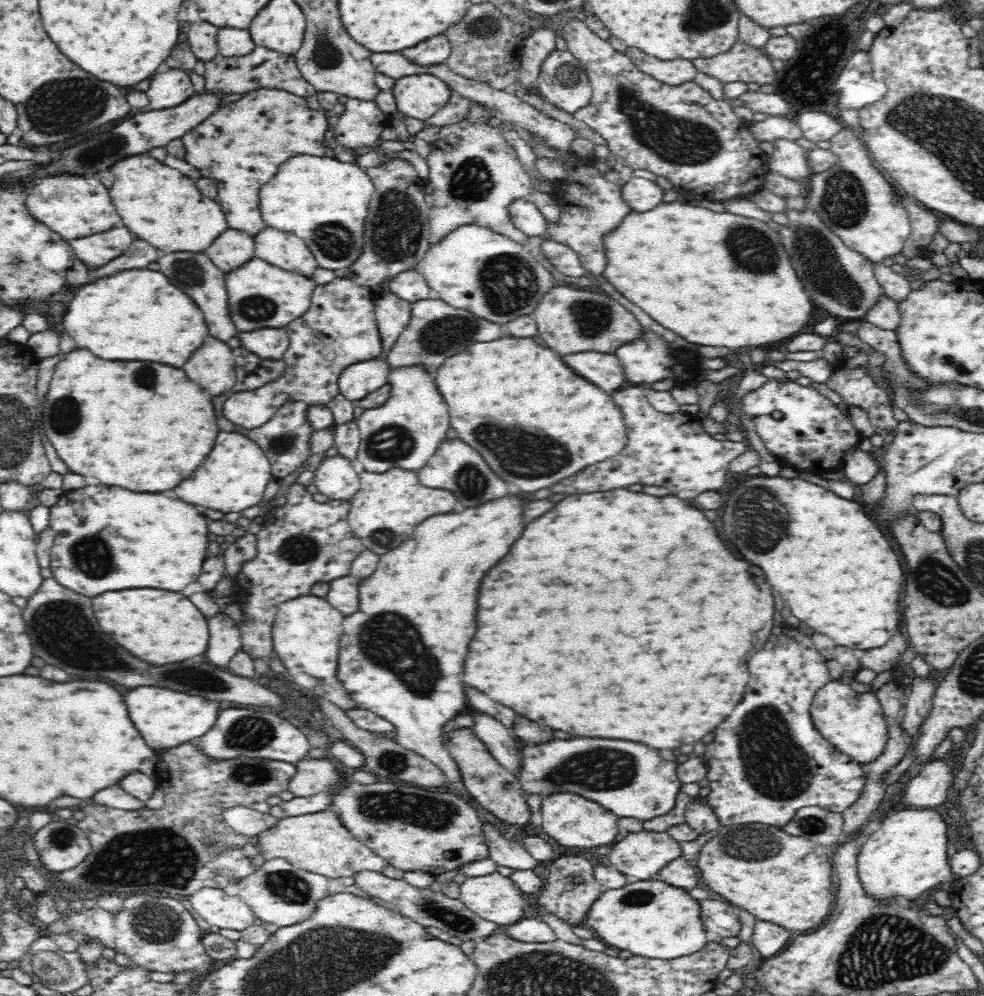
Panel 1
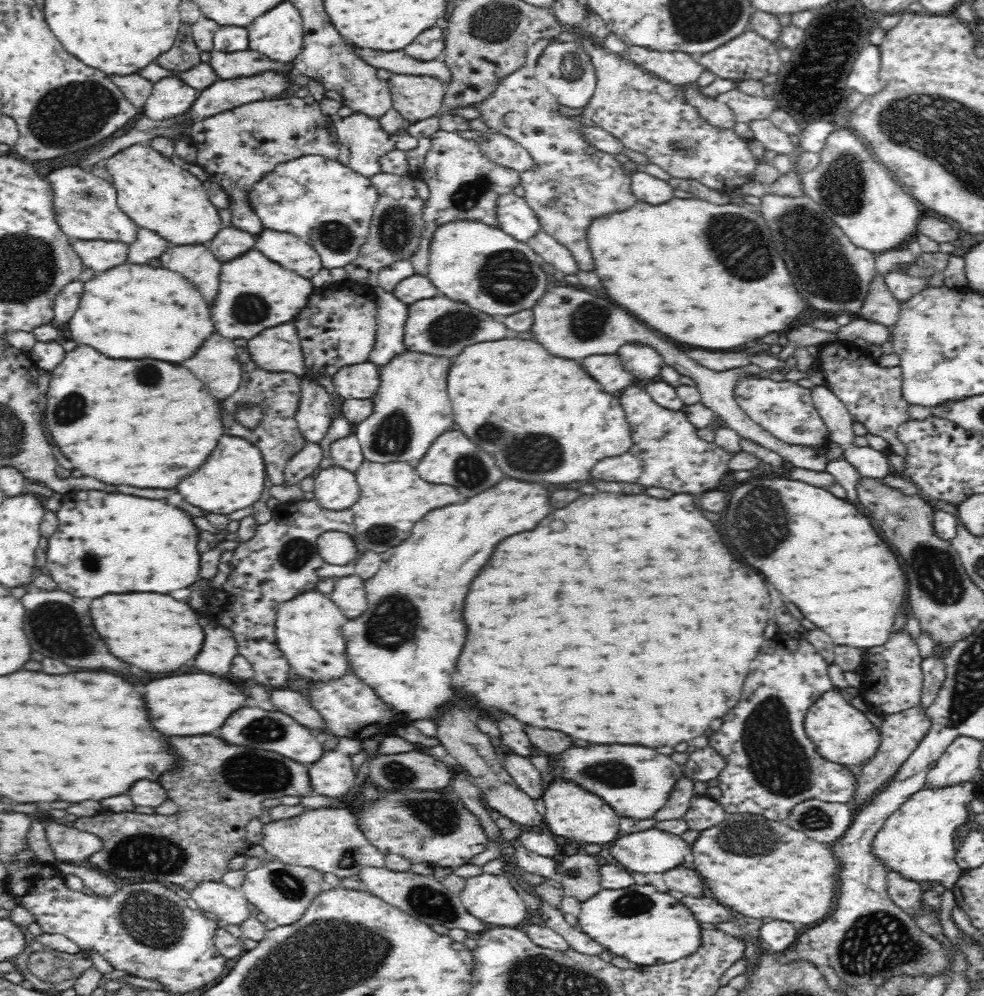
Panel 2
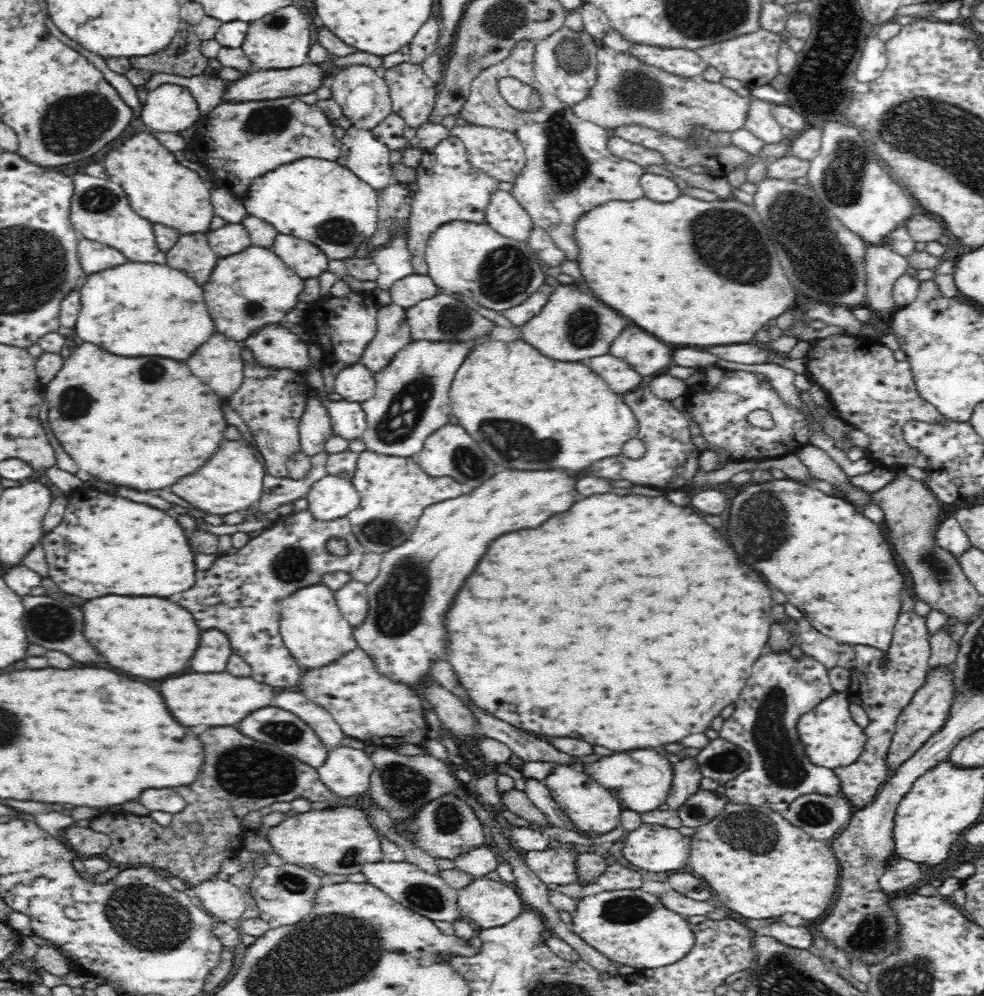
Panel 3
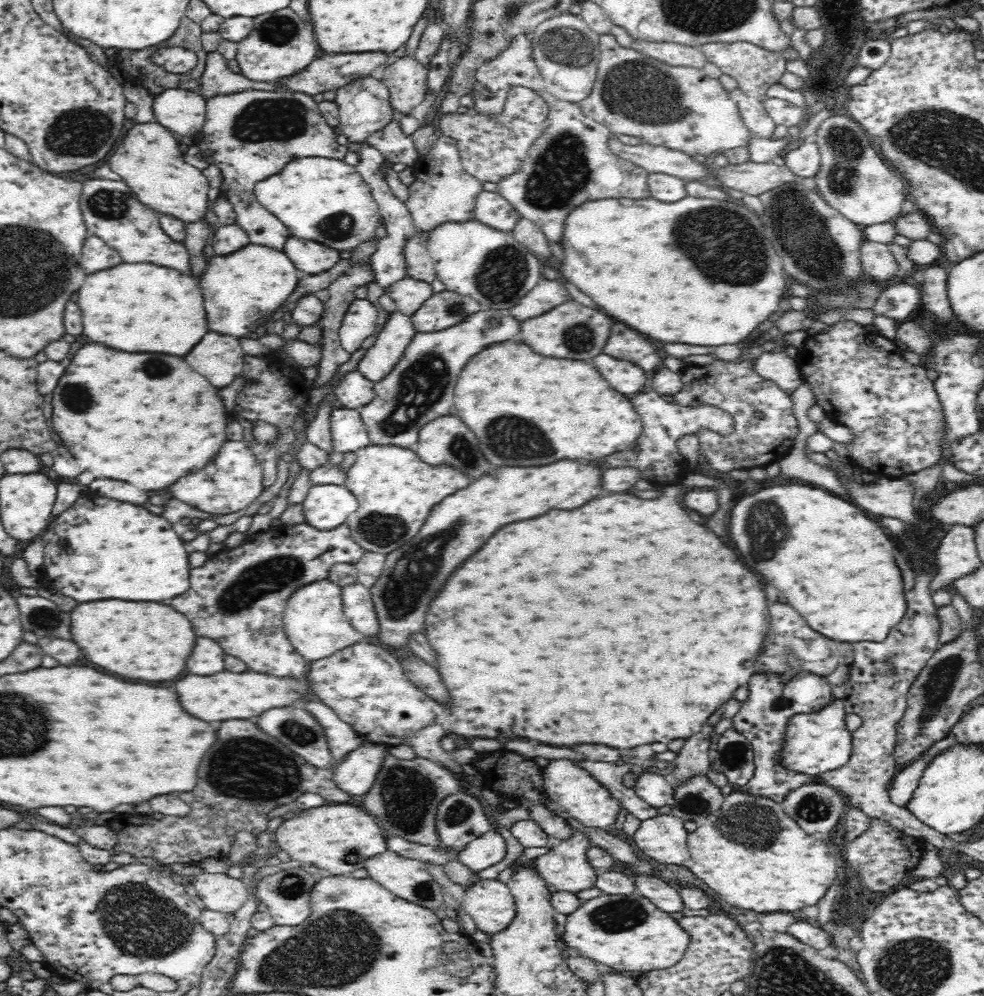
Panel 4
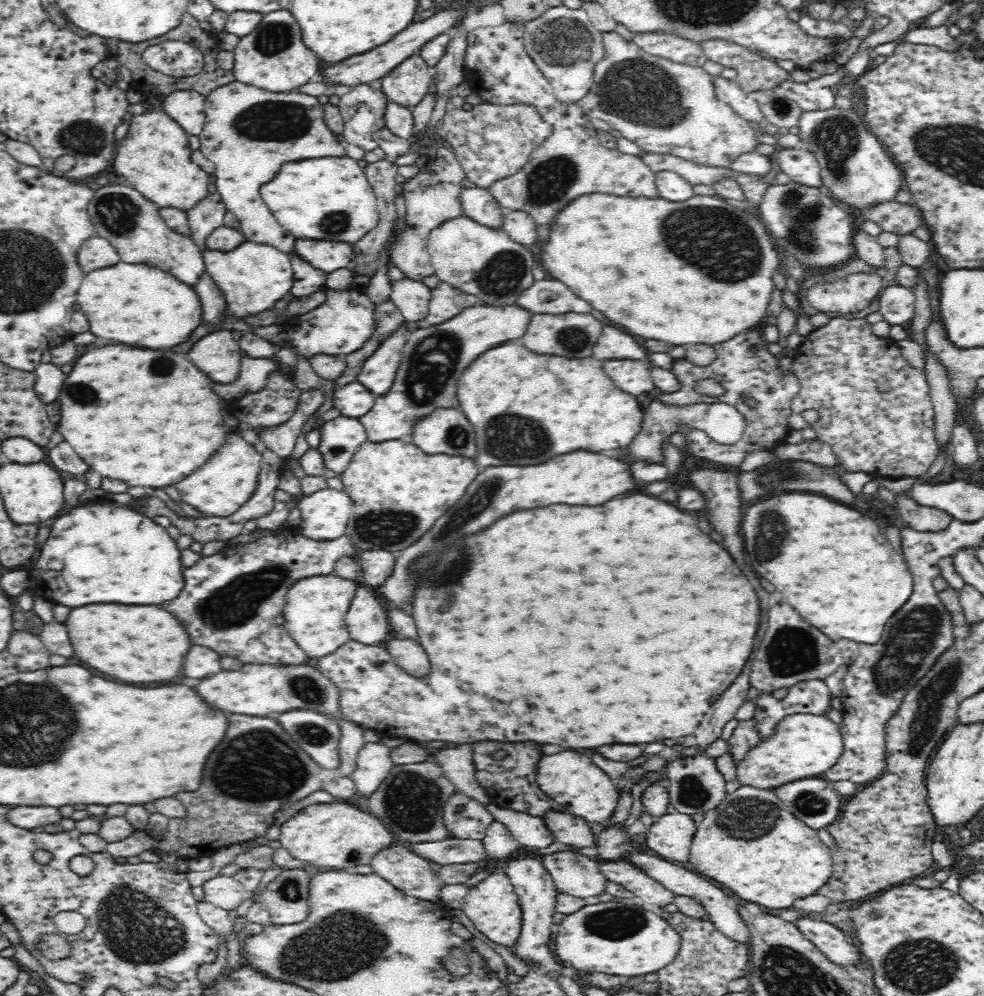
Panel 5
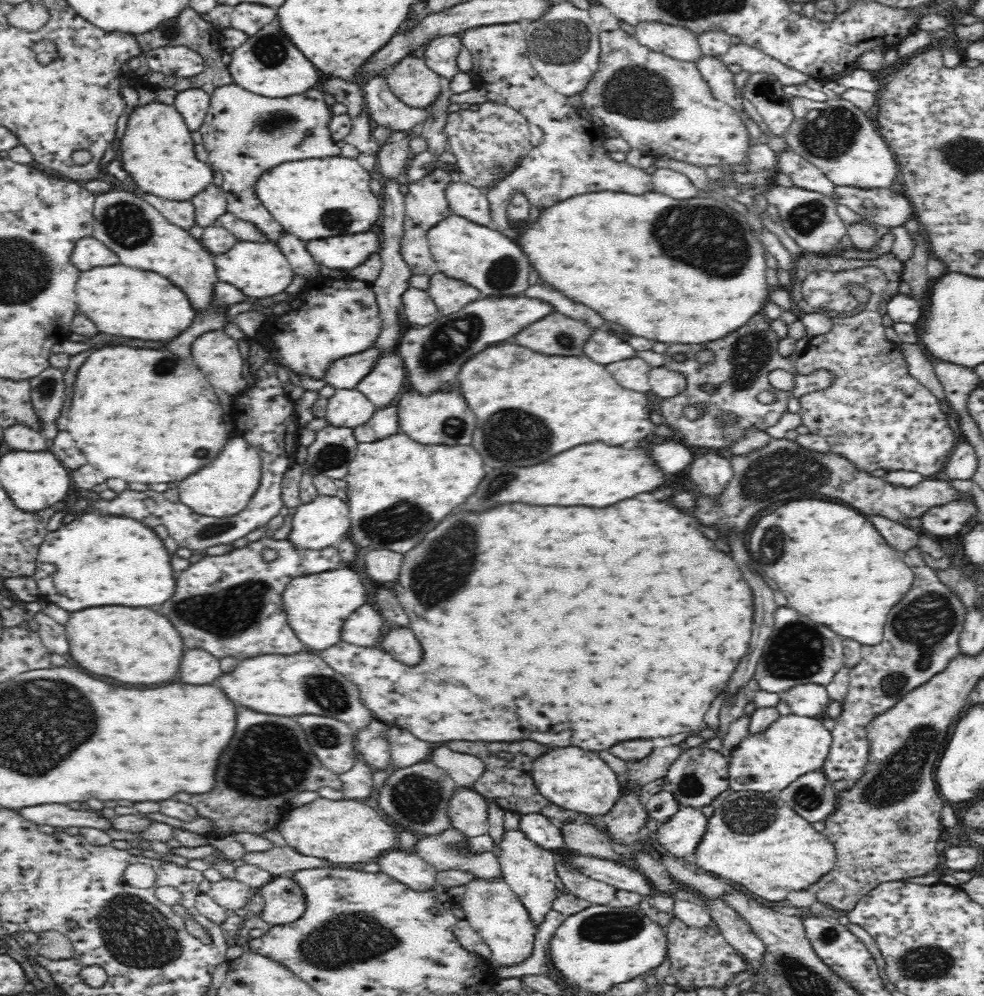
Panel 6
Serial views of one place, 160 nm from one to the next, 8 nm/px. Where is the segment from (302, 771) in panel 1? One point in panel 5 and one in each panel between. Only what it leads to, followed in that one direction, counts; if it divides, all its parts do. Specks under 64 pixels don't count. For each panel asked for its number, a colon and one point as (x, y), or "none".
2: (332, 775)
3: (345, 772)
4: (355, 773)
5: (374, 761)

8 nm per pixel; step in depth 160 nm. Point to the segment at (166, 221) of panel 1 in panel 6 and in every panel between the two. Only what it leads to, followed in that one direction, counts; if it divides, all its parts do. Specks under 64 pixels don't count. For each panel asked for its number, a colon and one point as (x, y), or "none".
2: (156, 195)
3: (159, 189)
4: (149, 160)
5: (154, 156)
6: (157, 150)

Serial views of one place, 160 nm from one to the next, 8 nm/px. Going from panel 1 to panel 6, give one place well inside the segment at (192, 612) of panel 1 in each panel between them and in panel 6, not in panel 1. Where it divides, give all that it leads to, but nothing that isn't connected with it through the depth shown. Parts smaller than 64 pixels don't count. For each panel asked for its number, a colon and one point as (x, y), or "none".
2: (153, 631)
3: (147, 636)
4: (148, 640)
5: (144, 643)
6: (132, 645)

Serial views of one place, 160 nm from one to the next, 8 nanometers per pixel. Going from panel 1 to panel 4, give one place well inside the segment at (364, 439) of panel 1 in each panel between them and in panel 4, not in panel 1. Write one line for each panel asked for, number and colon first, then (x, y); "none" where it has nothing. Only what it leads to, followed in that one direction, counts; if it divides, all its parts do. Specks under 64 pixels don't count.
2: (411, 408)
3: (409, 392)
4: (418, 389)

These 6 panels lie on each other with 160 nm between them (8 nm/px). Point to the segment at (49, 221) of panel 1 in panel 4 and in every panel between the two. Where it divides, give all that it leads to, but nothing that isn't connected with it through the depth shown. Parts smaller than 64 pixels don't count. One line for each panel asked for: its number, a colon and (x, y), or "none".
2: (85, 207)
3: (98, 211)
4: (109, 212)

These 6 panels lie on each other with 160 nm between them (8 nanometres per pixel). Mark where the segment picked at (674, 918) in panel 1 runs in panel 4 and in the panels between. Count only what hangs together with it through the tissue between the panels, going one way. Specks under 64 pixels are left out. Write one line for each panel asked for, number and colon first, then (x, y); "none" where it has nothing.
2: (620, 920)
3: (632, 927)
4: (627, 933)

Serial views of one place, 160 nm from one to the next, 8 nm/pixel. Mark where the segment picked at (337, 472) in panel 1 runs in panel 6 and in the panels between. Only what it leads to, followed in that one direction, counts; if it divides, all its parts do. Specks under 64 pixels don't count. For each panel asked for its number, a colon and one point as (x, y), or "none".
2: (335, 488)
3: (332, 497)
4: (326, 506)
5: (325, 514)
6: (323, 522)

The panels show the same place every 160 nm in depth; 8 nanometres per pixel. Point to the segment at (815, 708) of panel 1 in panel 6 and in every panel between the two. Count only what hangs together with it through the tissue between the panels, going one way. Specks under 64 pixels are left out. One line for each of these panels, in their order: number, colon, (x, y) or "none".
2: (843, 733)
3: (831, 738)
4: (820, 741)
5: (805, 745)
6: (792, 745)

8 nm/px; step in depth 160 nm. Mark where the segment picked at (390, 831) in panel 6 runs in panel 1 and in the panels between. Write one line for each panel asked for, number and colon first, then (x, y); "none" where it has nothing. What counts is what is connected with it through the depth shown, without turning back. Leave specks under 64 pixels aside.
1: (317, 842)
2: (325, 839)
3: (335, 840)
4: (339, 838)
5: (335, 835)

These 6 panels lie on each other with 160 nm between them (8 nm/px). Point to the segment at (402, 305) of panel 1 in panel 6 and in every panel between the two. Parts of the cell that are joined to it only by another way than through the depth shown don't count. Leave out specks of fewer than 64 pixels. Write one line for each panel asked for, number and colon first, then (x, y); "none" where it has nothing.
2: (392, 314)
3: (393, 333)
4: (398, 330)
5: (378, 372)
6: (381, 384)

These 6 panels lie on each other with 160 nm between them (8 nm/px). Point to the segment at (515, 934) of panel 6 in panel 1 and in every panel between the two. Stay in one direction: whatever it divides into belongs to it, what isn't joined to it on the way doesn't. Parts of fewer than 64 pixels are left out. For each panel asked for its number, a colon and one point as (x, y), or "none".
1: (495, 897)
2: (490, 897)
3: (490, 903)
4: (490, 903)
5: (492, 905)

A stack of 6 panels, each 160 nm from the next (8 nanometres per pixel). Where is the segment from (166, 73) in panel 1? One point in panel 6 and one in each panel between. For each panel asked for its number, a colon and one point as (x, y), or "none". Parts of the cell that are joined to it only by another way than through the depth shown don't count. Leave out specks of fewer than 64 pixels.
2: (171, 96)
3: (171, 107)
4: (182, 112)
5: (187, 108)
6: (192, 104)

